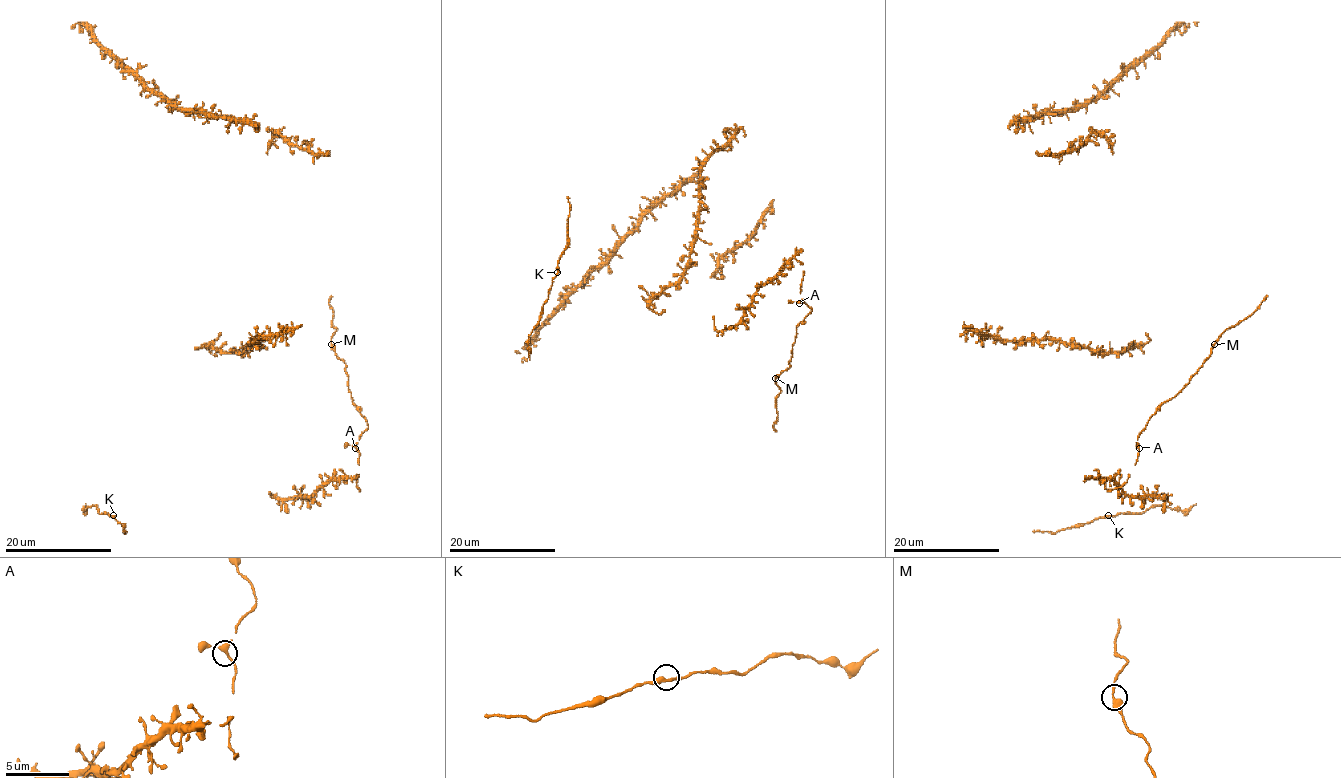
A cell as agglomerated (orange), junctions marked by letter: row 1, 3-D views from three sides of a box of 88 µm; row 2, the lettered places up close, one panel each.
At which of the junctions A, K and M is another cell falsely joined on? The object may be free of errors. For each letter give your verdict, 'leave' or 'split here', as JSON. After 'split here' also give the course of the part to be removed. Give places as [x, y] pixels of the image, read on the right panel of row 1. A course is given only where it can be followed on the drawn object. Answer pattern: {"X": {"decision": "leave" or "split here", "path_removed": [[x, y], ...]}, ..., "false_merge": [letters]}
{"A": {"decision": "leave"}, "K": {"decision": "leave"}, "M": {"decision": "leave"}, "false_merge": []}

